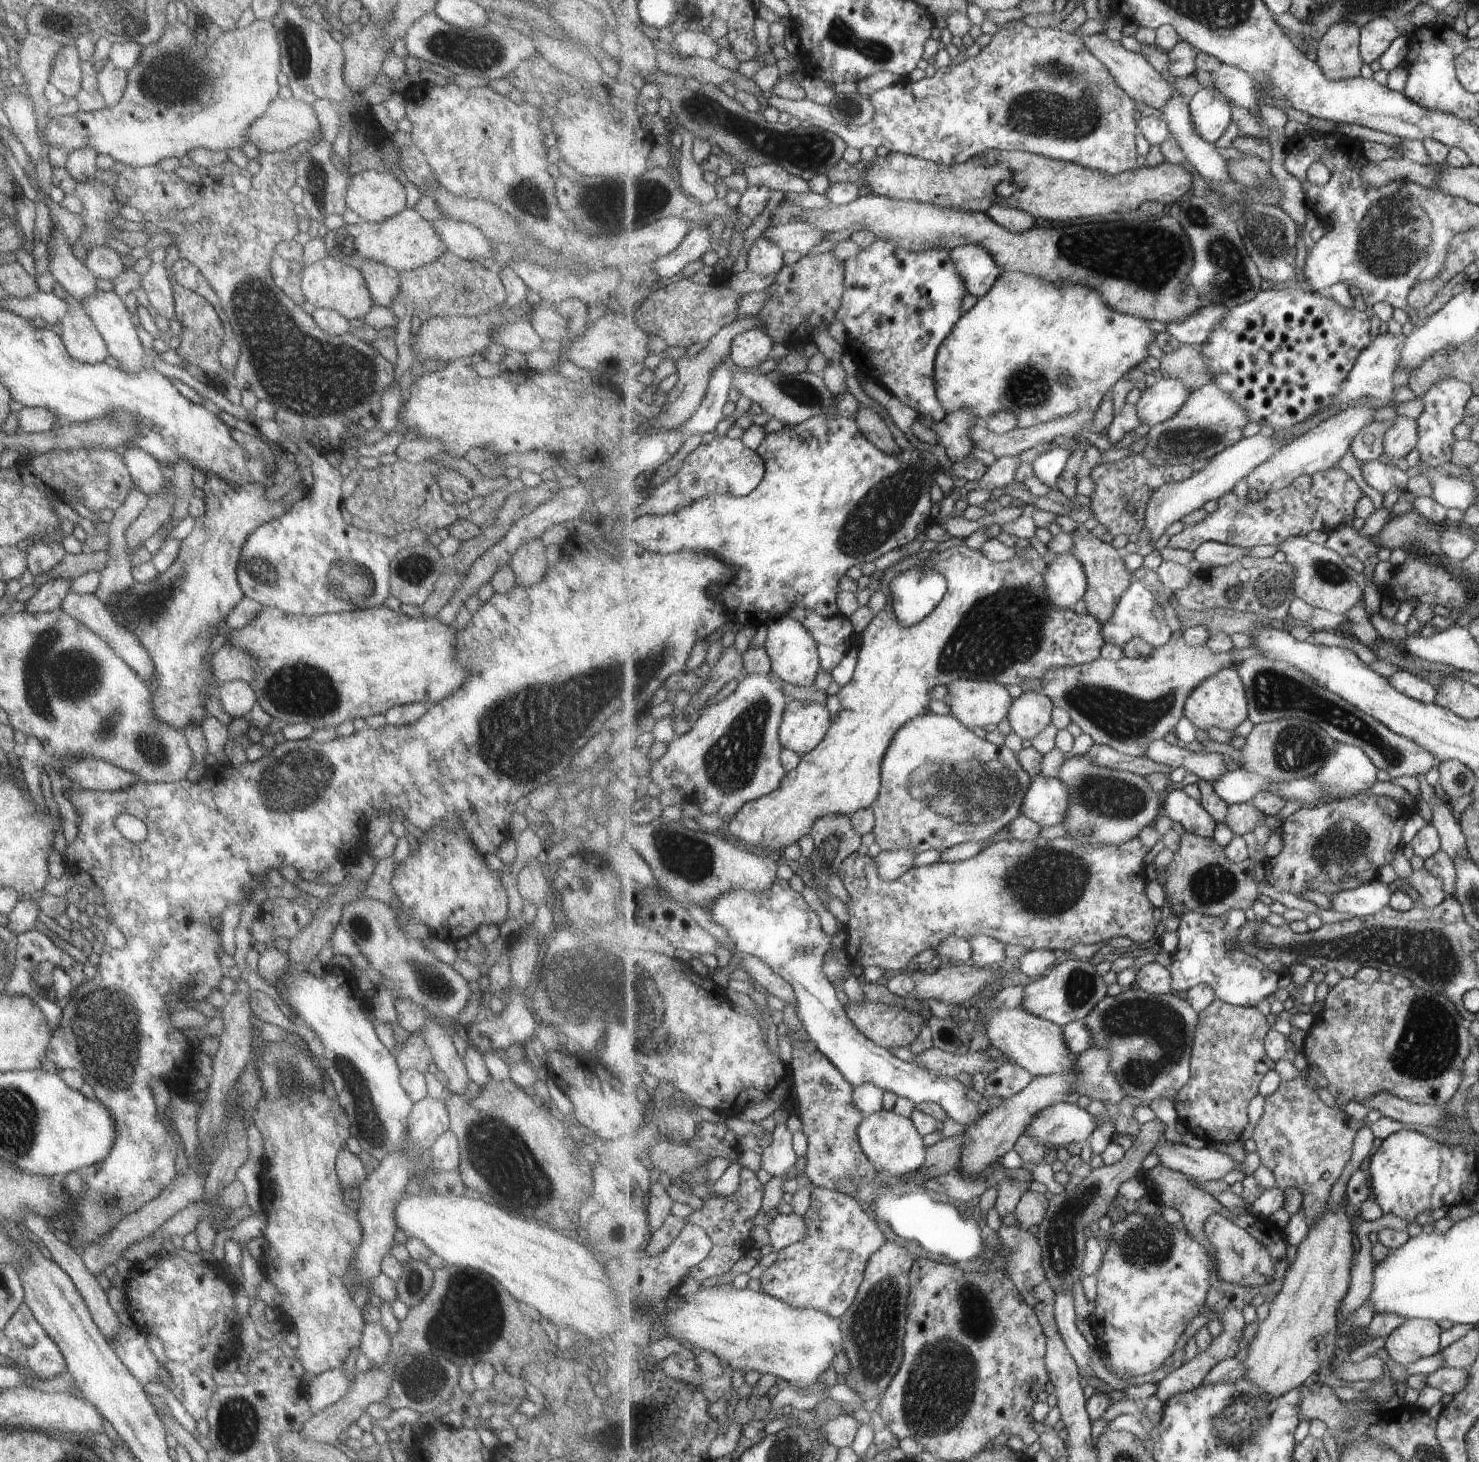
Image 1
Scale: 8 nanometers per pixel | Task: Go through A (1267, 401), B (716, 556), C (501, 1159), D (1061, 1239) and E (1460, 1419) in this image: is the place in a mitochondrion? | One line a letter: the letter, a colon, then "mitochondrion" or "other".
A: other
B: other
C: mitochondrion
D: mitochondrion
E: other

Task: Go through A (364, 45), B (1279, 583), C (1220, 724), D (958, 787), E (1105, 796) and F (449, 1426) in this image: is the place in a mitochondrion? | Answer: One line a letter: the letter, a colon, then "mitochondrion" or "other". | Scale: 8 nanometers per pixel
A: other
B: mitochondrion
C: other
D: mitochondrion
E: mitochondrion
F: other

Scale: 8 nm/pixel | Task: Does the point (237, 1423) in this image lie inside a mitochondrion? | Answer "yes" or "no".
yes

